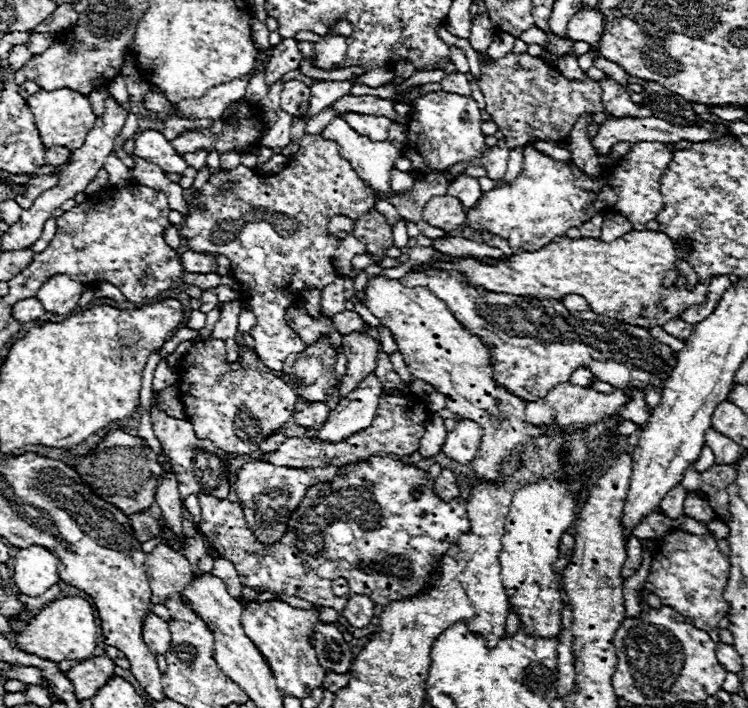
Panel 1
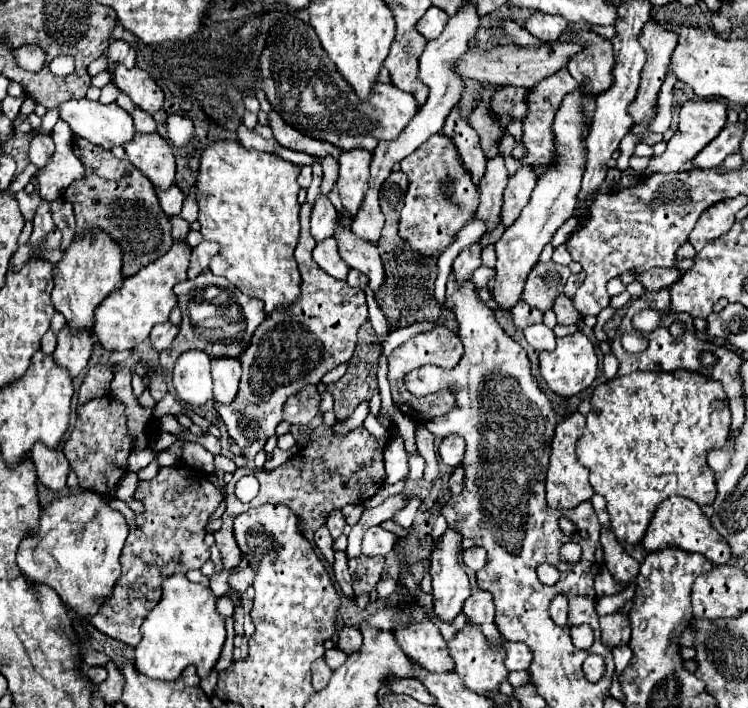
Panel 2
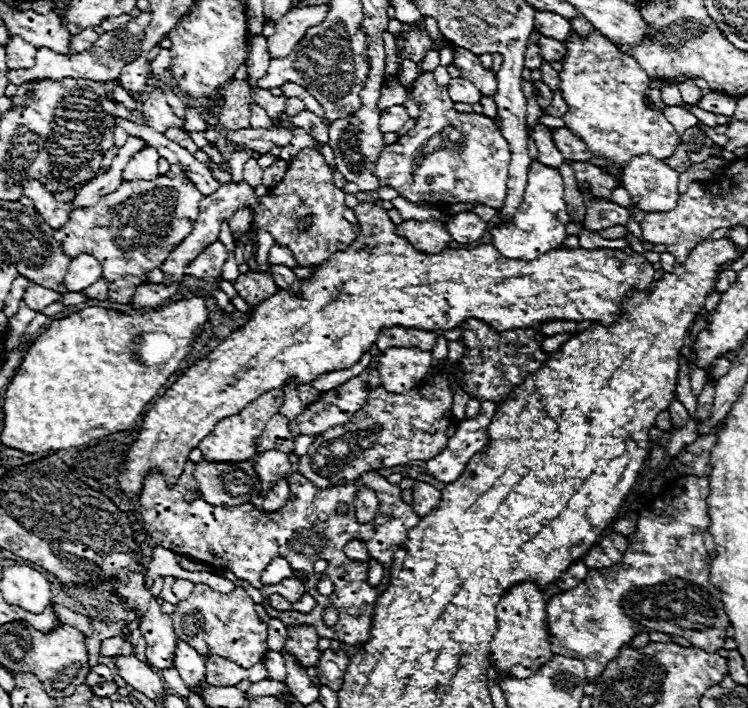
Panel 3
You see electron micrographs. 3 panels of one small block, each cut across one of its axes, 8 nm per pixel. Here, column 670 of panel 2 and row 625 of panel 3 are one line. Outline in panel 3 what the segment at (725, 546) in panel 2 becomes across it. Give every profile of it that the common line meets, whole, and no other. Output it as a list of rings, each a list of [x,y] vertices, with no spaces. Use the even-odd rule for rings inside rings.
[[[520,582],[502,594],[496,606],[498,624],[490,642],[490,662],[498,666],[498,680],[510,672],[516,678],[530,676],[542,662],[554,656],[550,646],[550,634],[546,630],[546,600],[544,592],[534,582]]]

